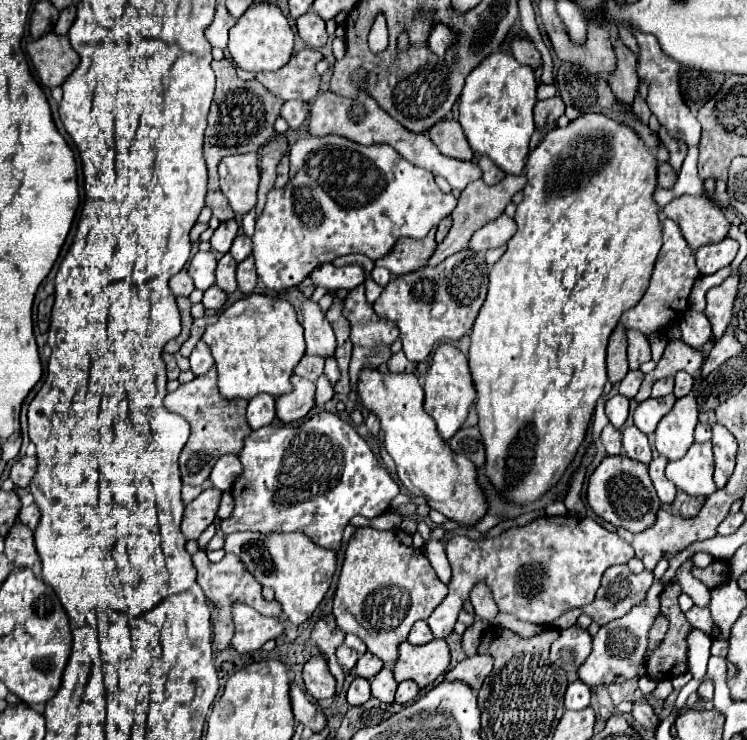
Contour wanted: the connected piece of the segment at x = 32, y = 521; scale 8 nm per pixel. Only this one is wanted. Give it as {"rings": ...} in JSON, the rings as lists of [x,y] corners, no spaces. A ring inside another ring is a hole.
{"rings":[[[32,504],[32,506],[22,508],[20,514],[18,514],[18,520],[20,520],[24,526],[28,526],[28,528],[34,530],[34,528],[38,526],[38,522],[40,522],[40,510],[38,510],[38,506]]]}

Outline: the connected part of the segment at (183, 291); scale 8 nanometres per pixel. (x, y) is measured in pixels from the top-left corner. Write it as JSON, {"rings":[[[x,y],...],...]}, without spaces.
{"rings":[[[180,270],[176,276],[170,278],[170,290],[174,296],[190,296],[194,290],[194,282],[186,270]]]}

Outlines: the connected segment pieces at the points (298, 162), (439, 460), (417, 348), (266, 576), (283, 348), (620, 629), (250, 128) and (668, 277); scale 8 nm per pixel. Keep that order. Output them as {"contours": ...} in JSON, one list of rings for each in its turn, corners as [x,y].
{"contours":[[[[328,134],[328,136],[306,136],[306,138],[300,138],[298,142],[294,142],[290,146],[290,180],[288,184],[282,188],[282,190],[272,190],[268,194],[268,200],[266,200],[266,206],[264,206],[264,212],[260,214],[260,218],[256,220],[256,232],[252,236],[252,256],[256,260],[256,272],[258,276],[262,278],[262,282],[270,288],[270,290],[286,290],[286,288],[292,288],[292,286],[298,286],[316,266],[324,264],[324,262],[332,262],[334,258],[338,256],[346,256],[346,254],[364,254],[372,260],[384,256],[390,252],[390,248],[394,246],[394,242],[400,238],[400,236],[408,236],[408,238],[424,238],[426,232],[434,226],[438,226],[438,222],[448,216],[454,208],[456,208],[456,198],[452,194],[444,194],[436,180],[434,180],[434,174],[424,170],[424,168],[418,168],[414,164],[410,164],[408,160],[404,160],[394,148],[390,148],[390,144],[372,144],[372,146],[362,146],[362,144],[356,144],[352,140],[346,140],[344,136],[338,136],[338,134]]],[[[366,366],[360,372],[356,394],[358,402],[380,420],[386,450],[396,462],[396,474],[412,494],[426,498],[434,510],[464,526],[472,526],[484,516],[486,500],[476,484],[476,466],[468,458],[454,454],[436,432],[434,420],[422,408],[424,392],[418,376],[384,374]]],[[[464,248],[448,256],[436,268],[424,268],[392,278],[374,302],[374,308],[378,316],[396,322],[406,358],[410,362],[424,362],[432,354],[434,346],[444,342],[444,338],[454,342],[470,332],[486,292],[488,264],[484,254]]],[[[251,531],[234,532],[226,536],[223,549],[236,554],[262,586],[270,586],[274,590],[276,600],[282,604],[284,616],[296,626],[312,616],[330,588],[336,570],[336,552],[316,546],[300,532],[264,535]]],[[[250,294],[232,306],[228,306],[220,316],[218,322],[208,326],[204,332],[204,342],[210,346],[218,368],[218,388],[224,398],[246,398],[250,400],[258,392],[266,392],[270,396],[280,396],[292,390],[290,376],[294,366],[304,356],[304,328],[298,322],[296,308],[282,298],[272,298],[264,294]]],[[[654,582],[650,586],[646,598],[642,602],[638,602],[636,608],[632,608],[626,616],[622,616],[618,620],[612,620],[604,628],[598,630],[598,634],[594,636],[592,654],[578,668],[580,680],[590,690],[594,690],[598,686],[608,686],[608,684],[614,684],[614,682],[626,682],[626,680],[632,680],[632,678],[640,678],[638,670],[640,670],[644,652],[648,648],[648,632],[654,626],[656,618],[660,616],[660,602],[658,602],[660,592],[662,592],[662,586]]],[[[222,58],[220,62],[212,62],[212,68],[216,72],[216,92],[214,92],[212,108],[208,114],[208,128],[206,128],[206,136],[204,136],[204,158],[206,158],[206,166],[208,166],[206,206],[212,210],[212,216],[216,216],[220,222],[224,222],[224,220],[234,218],[234,212],[218,188],[216,166],[228,154],[258,152],[264,144],[268,144],[268,140],[272,140],[276,136],[274,122],[280,116],[282,100],[278,100],[272,92],[268,92],[258,80],[238,78],[234,64],[226,58]]],[[[668,218],[662,220],[662,240],[664,240],[664,244],[662,244],[658,260],[654,264],[654,272],[652,272],[648,290],[644,292],[642,300],[636,306],[632,306],[630,310],[626,310],[620,318],[622,326],[634,328],[642,334],[662,332],[672,324],[672,320],[678,320],[680,316],[684,316],[684,312],[688,310],[688,294],[692,290],[694,280],[698,278],[694,252],[684,242],[684,236],[680,234],[680,228],[676,222],[672,222]]]]}

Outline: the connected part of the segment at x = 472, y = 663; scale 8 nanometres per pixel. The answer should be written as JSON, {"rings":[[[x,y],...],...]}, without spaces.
{"rings":[[[472,656],[472,658],[464,658],[456,668],[452,668],[450,672],[446,672],[444,680],[446,682],[464,682],[468,684],[474,692],[480,690],[484,678],[490,674],[494,660],[490,656]]]}

